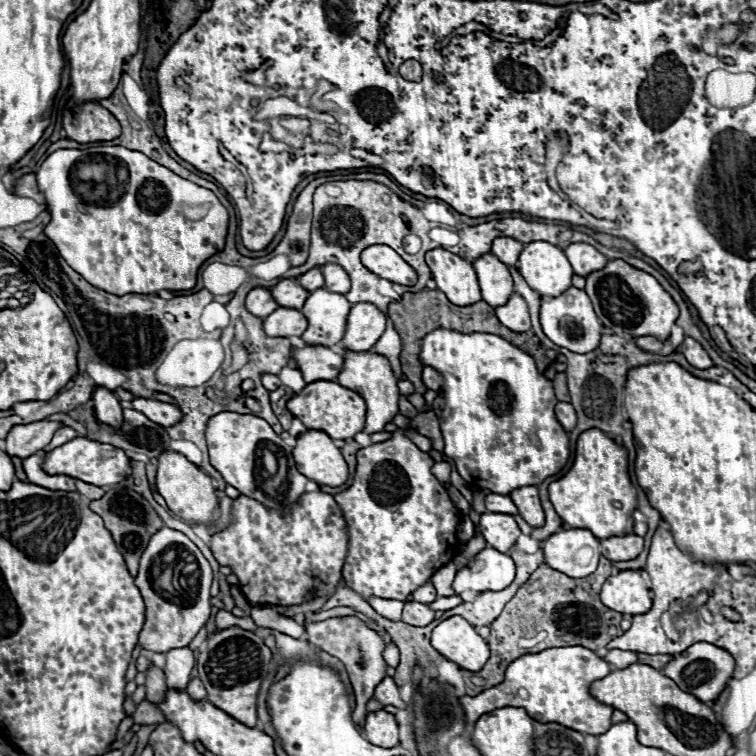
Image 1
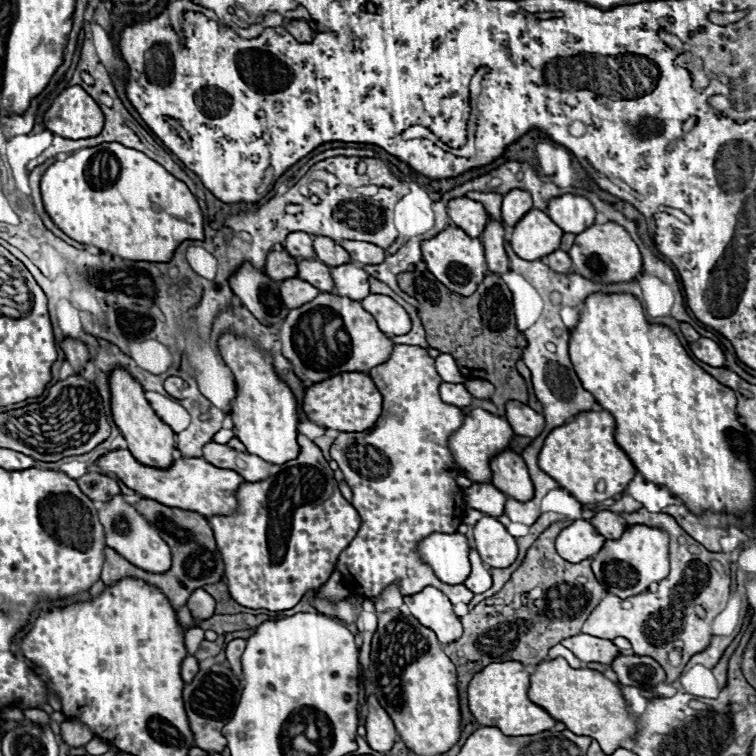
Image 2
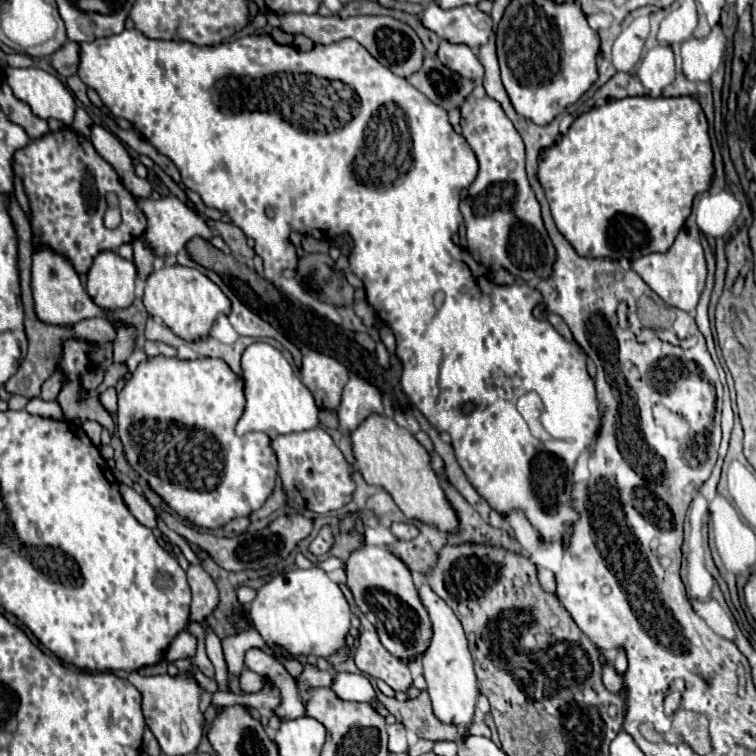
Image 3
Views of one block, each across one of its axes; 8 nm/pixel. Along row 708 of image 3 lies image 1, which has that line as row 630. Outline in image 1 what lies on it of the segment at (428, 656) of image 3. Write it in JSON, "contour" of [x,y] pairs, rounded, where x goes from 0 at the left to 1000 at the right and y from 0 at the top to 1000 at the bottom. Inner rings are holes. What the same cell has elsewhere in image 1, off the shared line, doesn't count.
{"contour":[[[608,815],[585,820],[571,833],[571,854],[590,873],[603,876],[608,884],[624,886],[624,889],[632,889],[648,868],[648,860],[640,844],[635,844],[627,828]]]}

